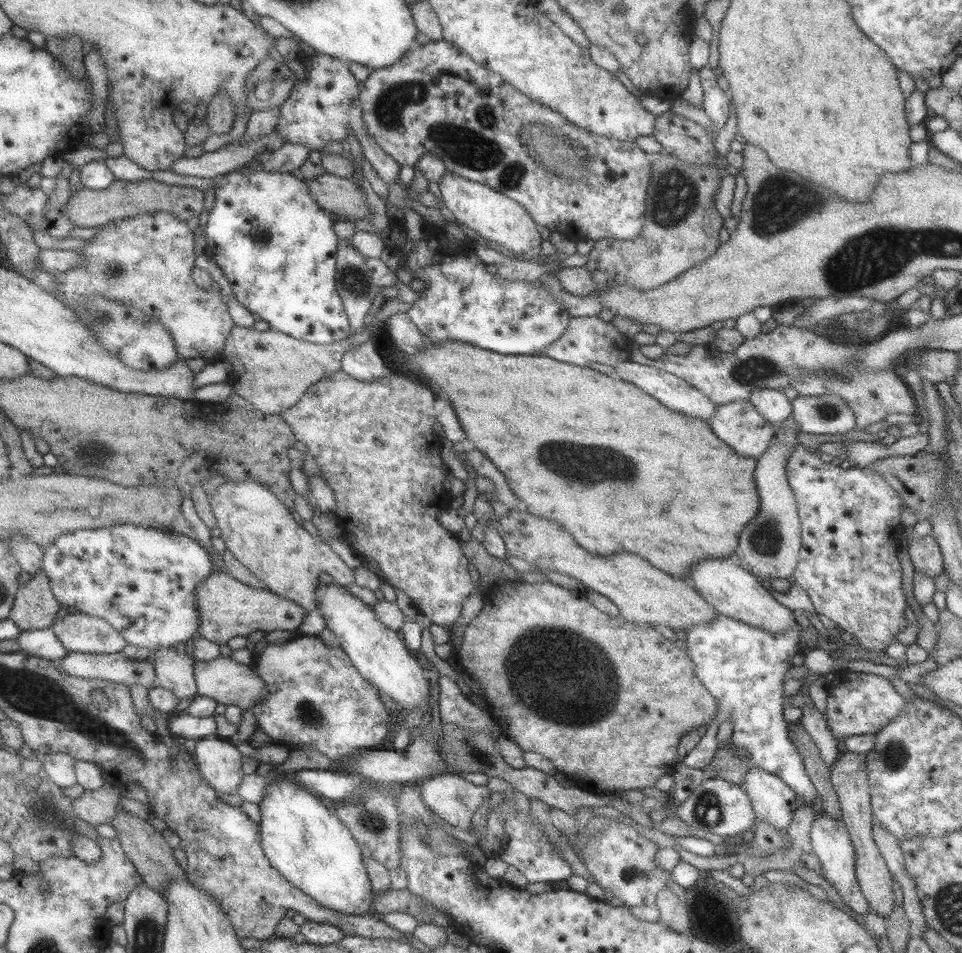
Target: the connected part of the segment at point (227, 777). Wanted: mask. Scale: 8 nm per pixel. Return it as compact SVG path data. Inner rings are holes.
M208 735L195 741L194 747L189 747L191 754L197 761L197 768L200 775L208 782L208 785L221 794L235 794L235 788L239 786L241 778L244 775L242 768L243 756L232 746L228 738L221 736Z

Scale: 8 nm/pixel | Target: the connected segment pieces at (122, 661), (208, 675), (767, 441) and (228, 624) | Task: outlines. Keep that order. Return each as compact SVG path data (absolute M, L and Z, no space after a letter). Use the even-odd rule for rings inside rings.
M68 651L56 661L58 670L87 680L100 678L111 683L130 687L138 684L153 687L154 667L147 660L135 660L121 651L111 654L91 654Z
M221 656L209 661L194 661L193 677L196 694L225 706L237 706L242 712L250 710L266 698L266 685L252 672L250 665L237 663L231 656Z
M748 400L715 405L708 425L735 453L756 459L772 444L776 432L776 425L765 421Z
M225 571L212 572L209 576L205 576L205 580L199 582L195 588L193 601L199 613L197 634L218 645L226 644L233 636L247 636L255 630L263 630L266 633L272 630L295 632L307 612L296 602L268 589L254 589L237 581Z

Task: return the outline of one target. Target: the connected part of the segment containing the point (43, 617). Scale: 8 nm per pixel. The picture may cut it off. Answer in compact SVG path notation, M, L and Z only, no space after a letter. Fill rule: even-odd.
M41 568L27 583L18 586L7 619L11 619L22 631L39 630L54 623L60 607Z

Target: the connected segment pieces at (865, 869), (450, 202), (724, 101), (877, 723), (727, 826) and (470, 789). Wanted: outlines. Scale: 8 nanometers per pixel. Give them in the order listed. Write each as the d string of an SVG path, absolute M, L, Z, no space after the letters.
M841 751L833 766L829 768L831 785L837 793L837 800L842 813L842 822L847 828L849 840L853 844L855 853L854 871L860 890L869 904L869 911L886 919L893 910L893 890L891 889L892 876L888 871L886 862L880 855L879 849L871 837L871 824L873 822L868 780L866 777L865 754Z
M446 171L437 180L443 205L455 217L456 224L463 224L473 230L487 242L503 246L520 260L536 260L540 254L542 239L537 232L537 225L515 200L488 188L486 184L467 180L463 176Z
M708 66L698 70L703 92L702 109L717 129L720 129L729 114L730 96L725 87L717 84L715 75Z
M858 671L843 672L839 676L842 676L842 683L829 688L825 712L827 729L836 740L846 740L859 734L876 734L887 723L893 722L906 706L905 700L881 676Z
M721 777L703 779L703 782L698 784L697 788L694 788L683 801L679 805L670 804L670 811L673 812L675 819L720 837L739 837L751 829L756 820L749 796L745 791L739 785L723 780Z
M445 772L419 783L421 798L439 819L461 830L469 830L475 810L485 796L492 794L485 785L475 785L457 774Z

